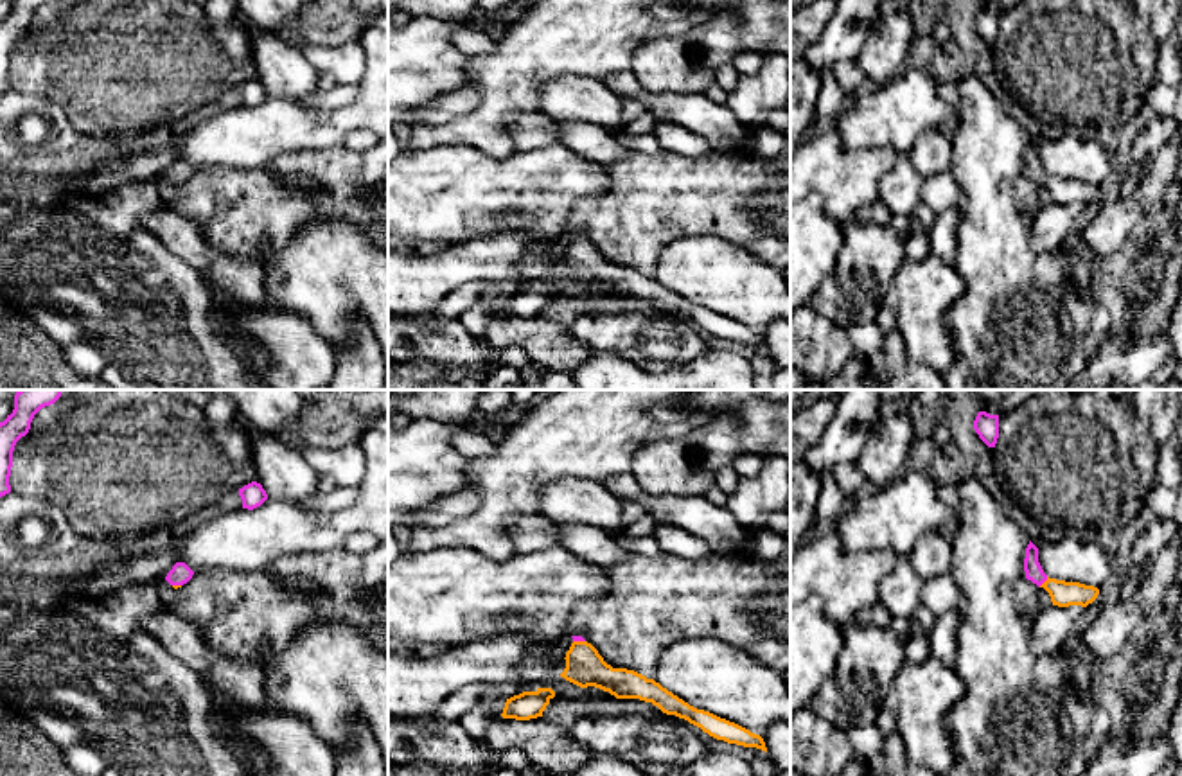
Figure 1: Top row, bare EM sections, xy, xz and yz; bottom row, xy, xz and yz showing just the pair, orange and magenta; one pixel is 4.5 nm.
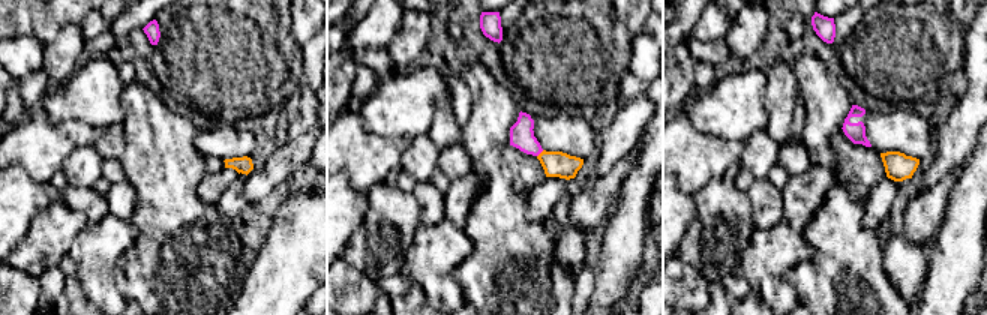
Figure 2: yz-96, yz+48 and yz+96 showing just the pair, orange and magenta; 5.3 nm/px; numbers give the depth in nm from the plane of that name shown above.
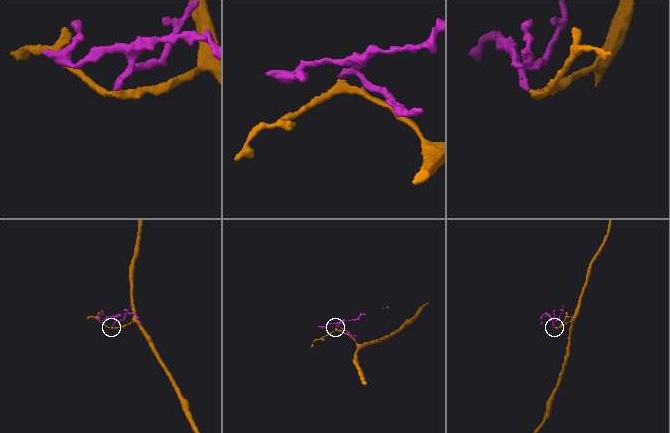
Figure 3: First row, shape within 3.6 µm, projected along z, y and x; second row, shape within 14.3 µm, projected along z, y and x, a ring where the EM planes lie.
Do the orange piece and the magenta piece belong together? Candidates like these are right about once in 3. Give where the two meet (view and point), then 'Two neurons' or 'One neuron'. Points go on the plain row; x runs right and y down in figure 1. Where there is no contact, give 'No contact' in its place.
Touches orange at yz (1044, 180). One neuron

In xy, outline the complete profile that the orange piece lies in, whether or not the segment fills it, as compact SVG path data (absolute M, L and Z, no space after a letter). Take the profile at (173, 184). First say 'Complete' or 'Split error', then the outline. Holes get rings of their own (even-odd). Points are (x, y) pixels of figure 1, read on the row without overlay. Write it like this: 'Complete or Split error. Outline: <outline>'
Split error. Outline: M176 160L165 178L174 185L181 185L192 176L194 169L185 160Z

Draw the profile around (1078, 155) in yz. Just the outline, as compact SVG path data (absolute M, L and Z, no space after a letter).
M1067 129L1060 138L1042 142L1038 160L1049 176L1094 185L1099 185L1117 165L1114 151L1092 131L1083 129Z

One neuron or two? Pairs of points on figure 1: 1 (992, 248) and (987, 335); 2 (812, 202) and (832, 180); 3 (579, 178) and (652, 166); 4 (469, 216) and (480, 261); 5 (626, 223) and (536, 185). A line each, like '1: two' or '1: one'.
1: one
2: two
3: two
4: two
5: two

